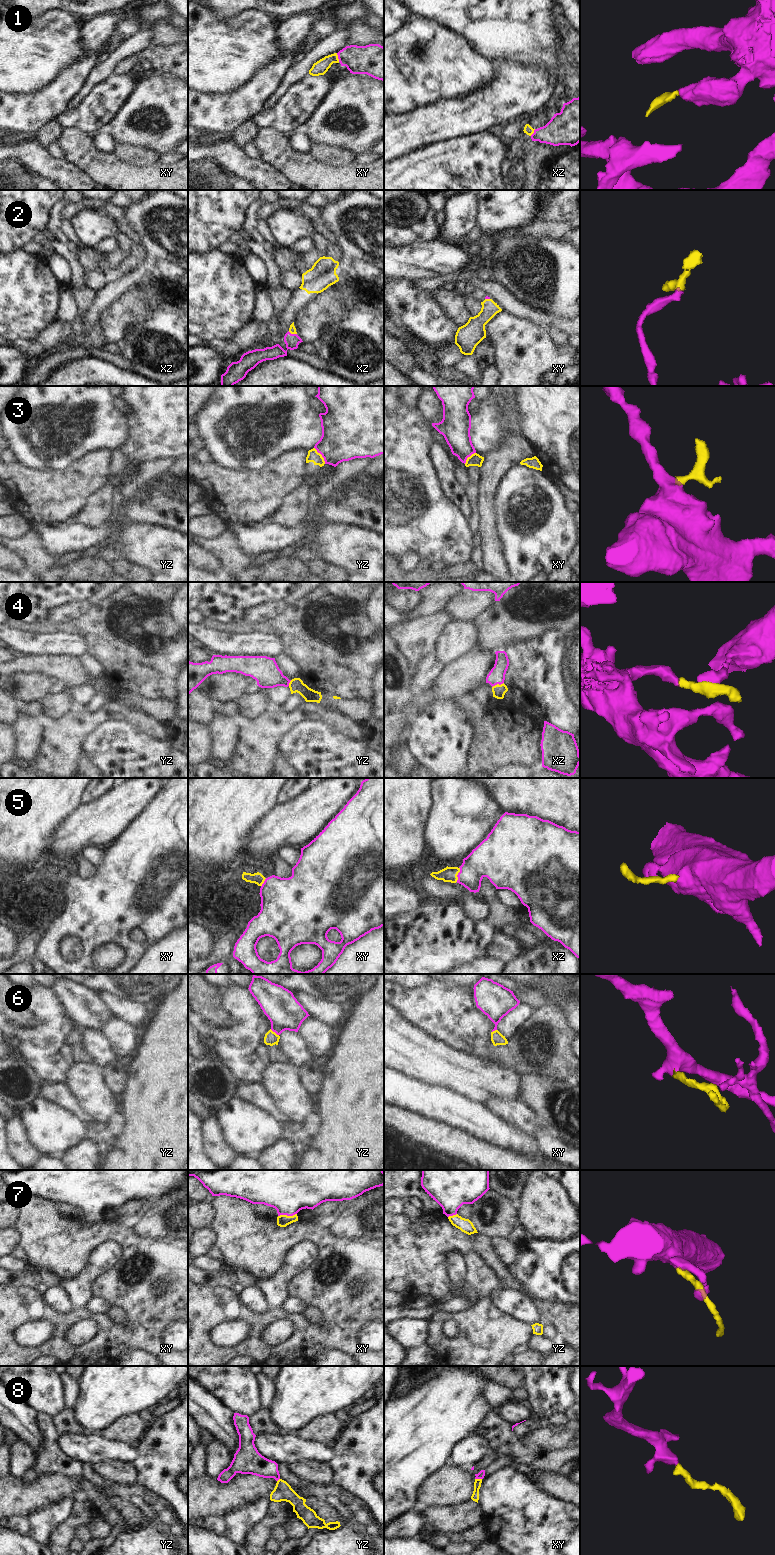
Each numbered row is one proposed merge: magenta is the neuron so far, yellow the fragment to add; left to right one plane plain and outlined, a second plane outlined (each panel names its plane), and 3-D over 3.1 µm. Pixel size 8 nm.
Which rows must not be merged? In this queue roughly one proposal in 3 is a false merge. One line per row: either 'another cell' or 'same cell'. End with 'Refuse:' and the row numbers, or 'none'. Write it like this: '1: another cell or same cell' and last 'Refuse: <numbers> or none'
1: same cell
2: same cell
3: another cell
4: same cell
5: same cell
6: same cell
7: same cell
8: same cell
Refuse: 3

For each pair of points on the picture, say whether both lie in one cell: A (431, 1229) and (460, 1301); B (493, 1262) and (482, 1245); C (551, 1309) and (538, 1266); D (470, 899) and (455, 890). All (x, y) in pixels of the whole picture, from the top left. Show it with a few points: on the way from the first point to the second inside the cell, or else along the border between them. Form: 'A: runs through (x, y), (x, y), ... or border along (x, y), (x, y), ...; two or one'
A: border along (458, 1295), (465, 1296); two
B: runs through (490, 1258), (485, 1249); one
C: border along (529, 1295), (552, 1302), (566, 1302), (569, 1304); two
D: border along (470, 892), (463, 899); two

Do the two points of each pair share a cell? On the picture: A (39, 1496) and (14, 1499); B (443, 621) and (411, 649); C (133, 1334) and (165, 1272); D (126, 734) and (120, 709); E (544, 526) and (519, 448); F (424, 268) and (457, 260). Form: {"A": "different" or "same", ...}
{"A": "same", "B": "same", "C": "same", "D": "different", "E": "different", "F": "same"}

